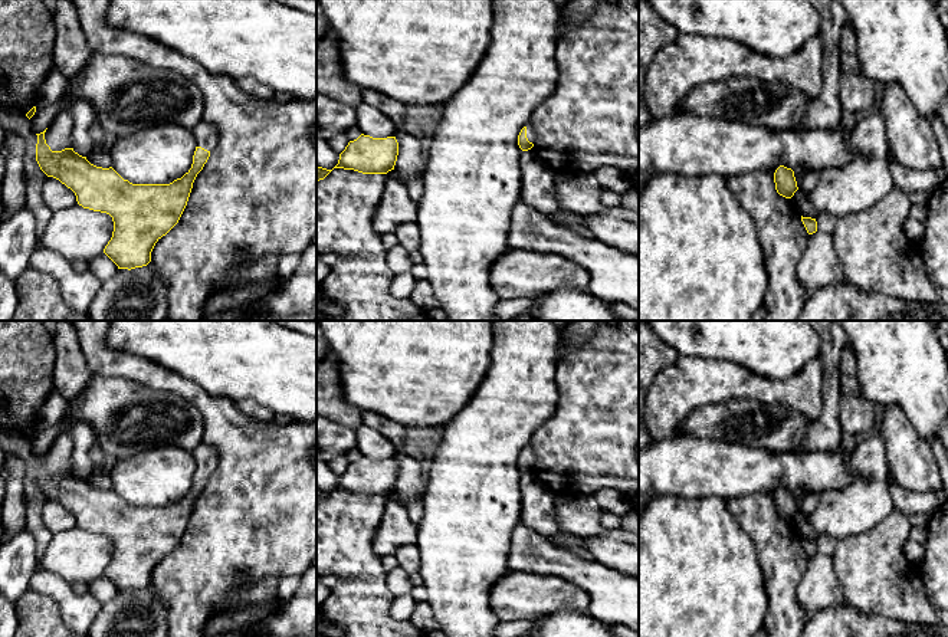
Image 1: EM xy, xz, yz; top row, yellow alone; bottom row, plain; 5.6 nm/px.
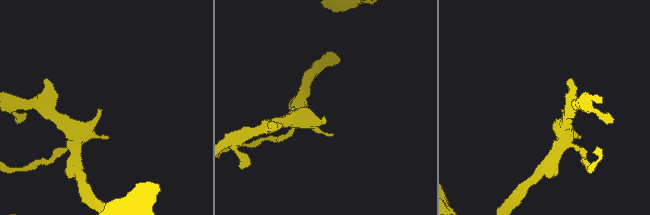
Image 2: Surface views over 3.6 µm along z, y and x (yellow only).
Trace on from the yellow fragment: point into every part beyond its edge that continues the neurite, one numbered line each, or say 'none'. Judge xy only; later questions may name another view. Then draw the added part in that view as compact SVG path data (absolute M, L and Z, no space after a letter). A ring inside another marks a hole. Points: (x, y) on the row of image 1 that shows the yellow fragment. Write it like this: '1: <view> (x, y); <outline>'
1: xy (206, 134); M201 121L194 129L193 135L197 141L197 147L211 151L219 139L219 129L216 125Z

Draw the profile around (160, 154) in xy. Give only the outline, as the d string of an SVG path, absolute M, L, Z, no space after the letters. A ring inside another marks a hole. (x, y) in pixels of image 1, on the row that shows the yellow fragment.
M177 124L109 138L112 168L132 184L170 184L181 178L191 168L196 147L193 129Z

